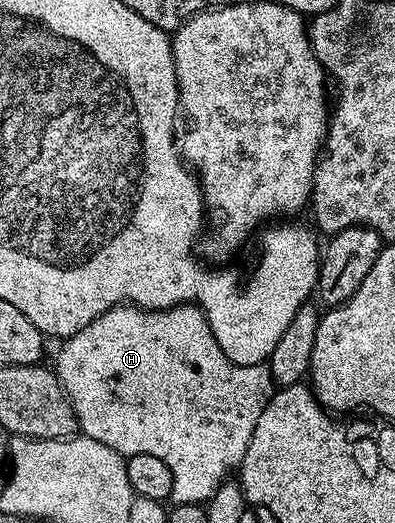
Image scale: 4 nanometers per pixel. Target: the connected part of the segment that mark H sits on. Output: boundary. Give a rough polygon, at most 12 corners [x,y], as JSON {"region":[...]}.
{"region":[[200,305],[103,311],[55,372],[78,430],[208,502],[275,382]]}

